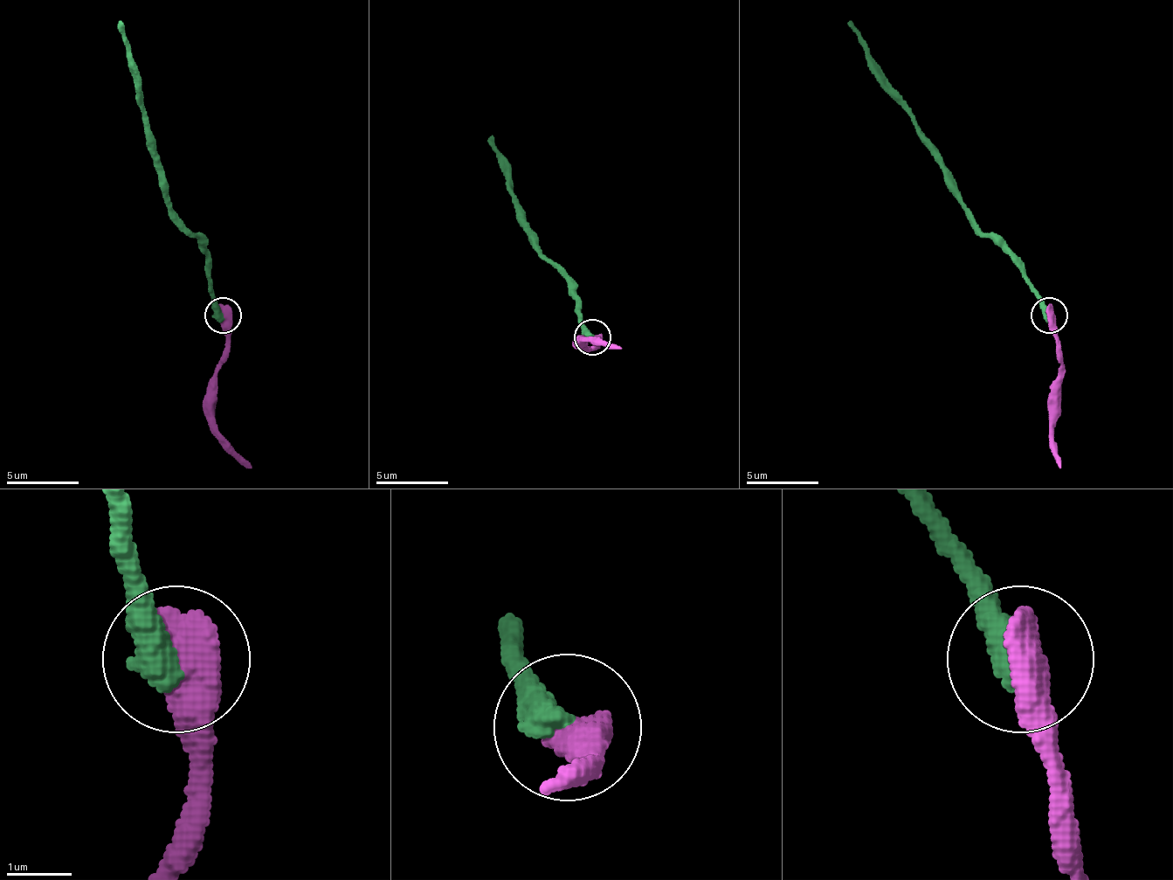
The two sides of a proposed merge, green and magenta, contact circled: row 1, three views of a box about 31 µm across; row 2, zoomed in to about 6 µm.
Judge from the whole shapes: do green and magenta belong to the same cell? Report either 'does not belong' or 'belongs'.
belongs

